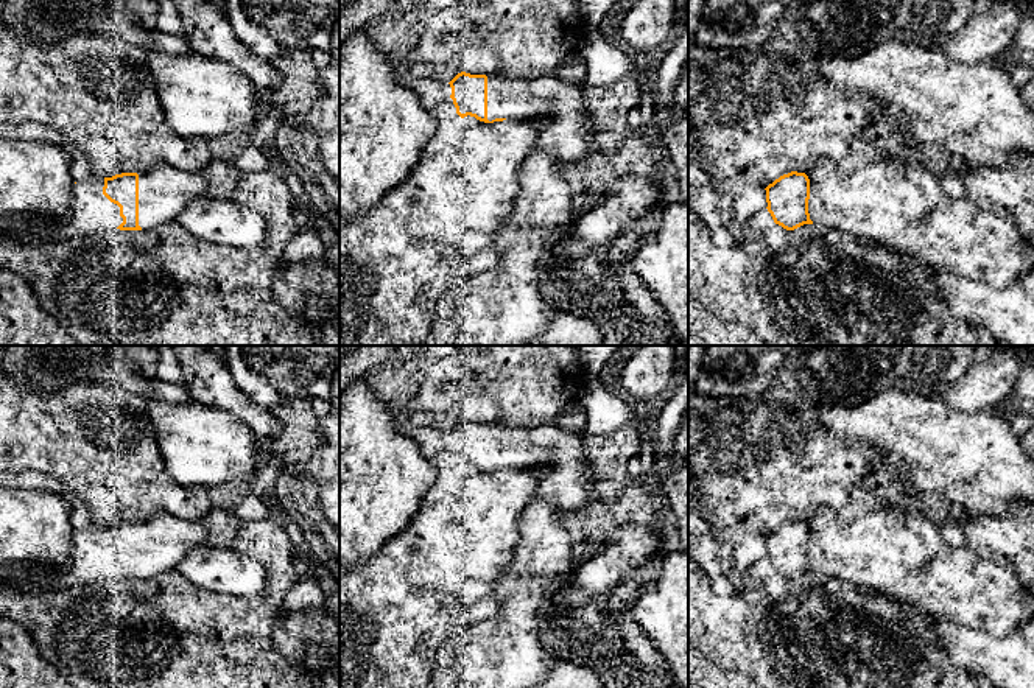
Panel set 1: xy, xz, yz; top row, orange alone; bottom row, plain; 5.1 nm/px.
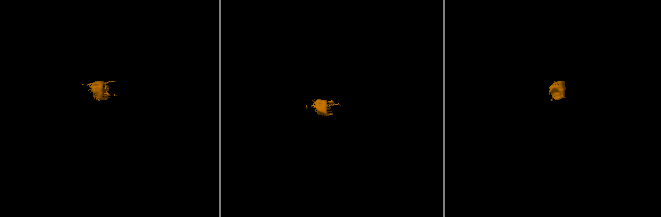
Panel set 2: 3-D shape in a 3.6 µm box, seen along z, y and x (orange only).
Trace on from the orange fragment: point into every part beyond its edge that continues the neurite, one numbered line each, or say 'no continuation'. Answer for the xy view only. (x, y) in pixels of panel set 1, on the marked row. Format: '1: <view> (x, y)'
1: xy (164, 192)
2: xy (91, 212)

